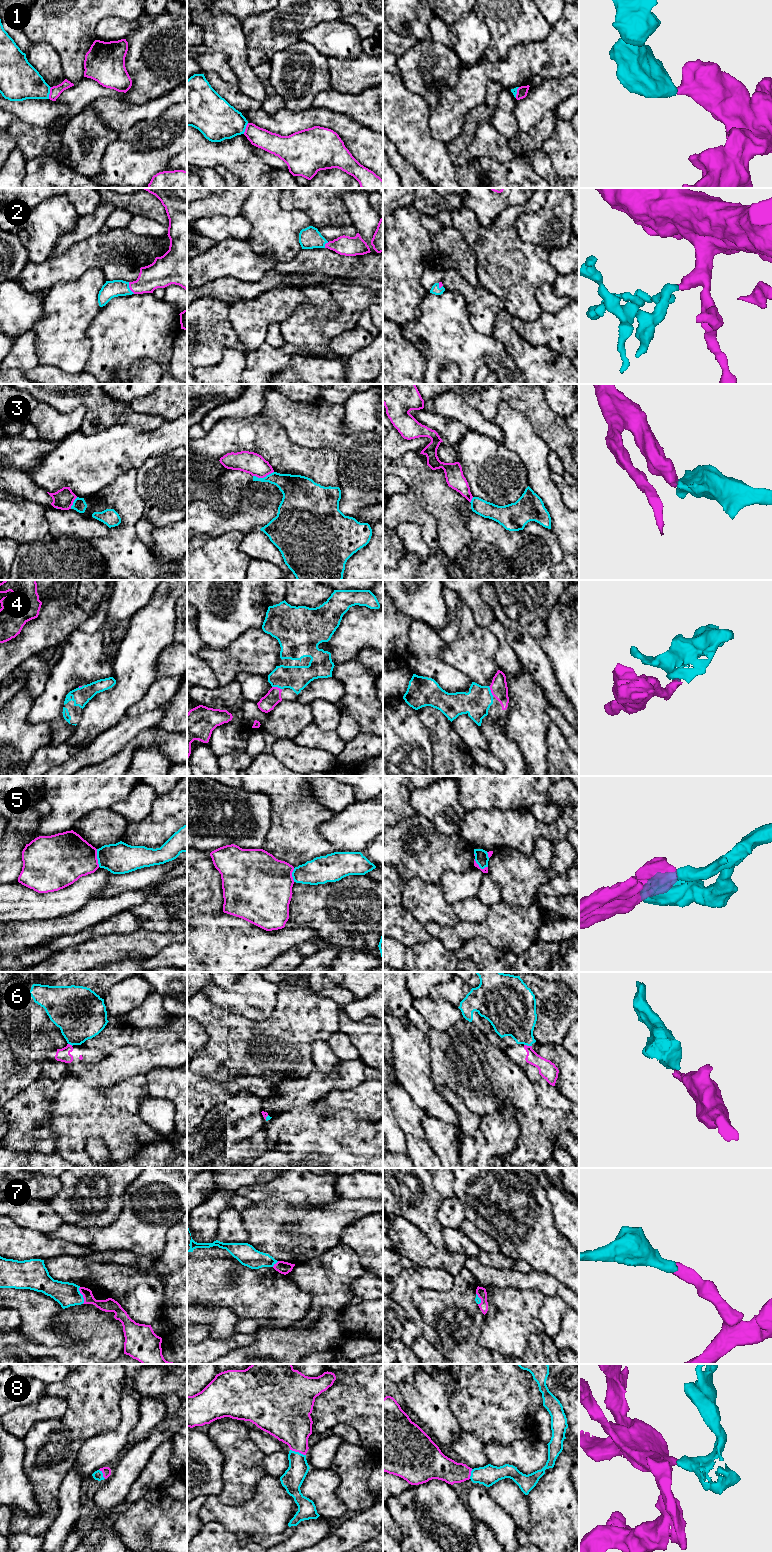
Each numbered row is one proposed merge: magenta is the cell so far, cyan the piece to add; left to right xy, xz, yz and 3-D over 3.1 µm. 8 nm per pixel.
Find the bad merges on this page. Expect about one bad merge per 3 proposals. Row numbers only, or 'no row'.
1, 3, 5, 6

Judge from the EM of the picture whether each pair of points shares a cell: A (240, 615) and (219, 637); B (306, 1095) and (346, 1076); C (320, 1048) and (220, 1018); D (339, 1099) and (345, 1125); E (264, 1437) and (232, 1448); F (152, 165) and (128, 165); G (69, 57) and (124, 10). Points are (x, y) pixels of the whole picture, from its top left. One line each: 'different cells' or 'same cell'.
A: same cell
B: same cell
C: different cells
D: different cells
E: different cells
F: same cell
G: same cell

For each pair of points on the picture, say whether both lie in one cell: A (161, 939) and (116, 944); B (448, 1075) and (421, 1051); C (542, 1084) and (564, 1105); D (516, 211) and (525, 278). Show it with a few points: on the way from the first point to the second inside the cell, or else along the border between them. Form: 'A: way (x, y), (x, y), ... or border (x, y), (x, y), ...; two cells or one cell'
A: way (150, 943), (127, 944); one cell
B: border (426, 1036), (429, 1042), (430, 1078), (433, 1082); two cells
C: way (547, 1089), (559, 1101); one cell
D: way (509, 228), (509, 254), (513, 261); one cell

